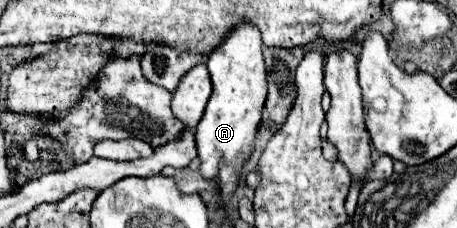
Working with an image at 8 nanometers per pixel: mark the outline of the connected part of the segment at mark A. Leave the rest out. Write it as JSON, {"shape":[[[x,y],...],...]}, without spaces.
{"shape":[[[240,21],[236,27],[232,27],[228,31],[228,37],[224,37],[224,41],[208,55],[208,63],[206,63],[210,77],[212,77],[212,97],[206,105],[204,117],[200,119],[200,123],[196,127],[196,145],[198,145],[198,157],[202,161],[200,171],[204,173],[204,177],[220,177],[220,191],[222,191],[224,201],[236,189],[240,171],[252,153],[254,137],[256,137],[258,125],[262,121],[262,109],[264,109],[264,101],[266,101],[266,93],[268,93],[268,81],[266,81],[268,71],[264,65],[262,47],[264,47],[262,37],[260,37],[260,31],[256,29],[256,25],[250,21]]]}

